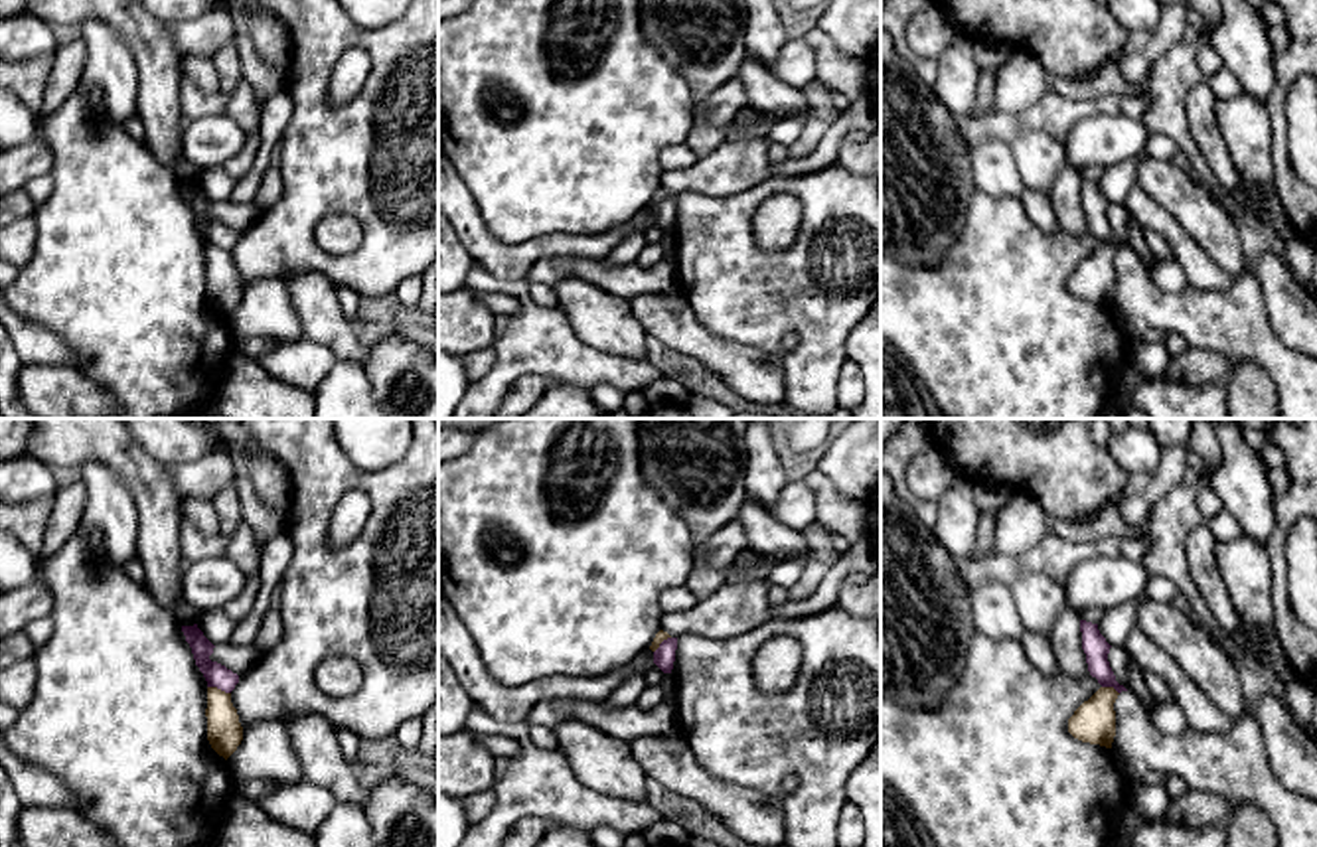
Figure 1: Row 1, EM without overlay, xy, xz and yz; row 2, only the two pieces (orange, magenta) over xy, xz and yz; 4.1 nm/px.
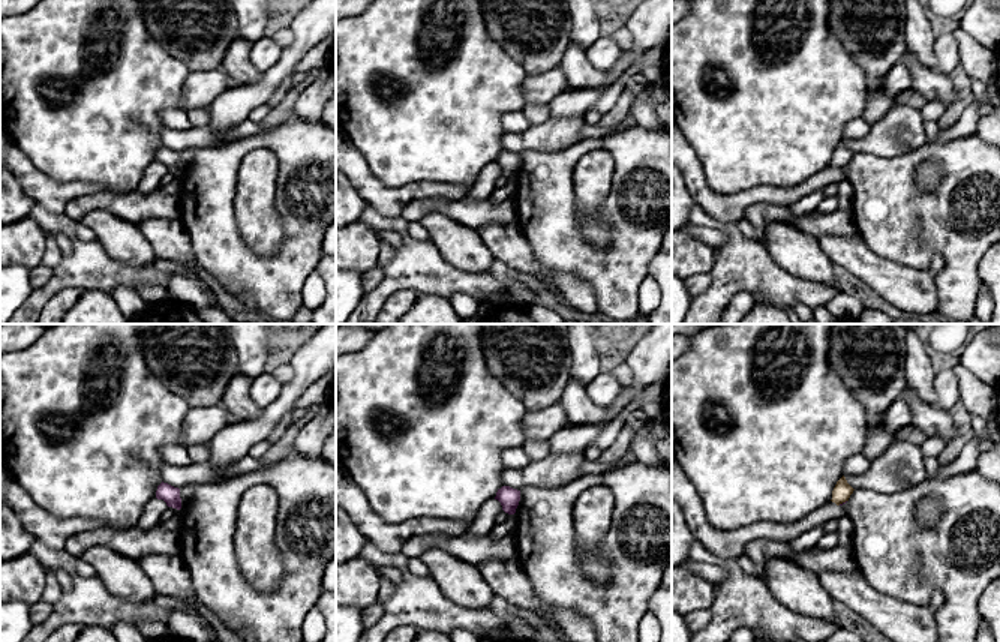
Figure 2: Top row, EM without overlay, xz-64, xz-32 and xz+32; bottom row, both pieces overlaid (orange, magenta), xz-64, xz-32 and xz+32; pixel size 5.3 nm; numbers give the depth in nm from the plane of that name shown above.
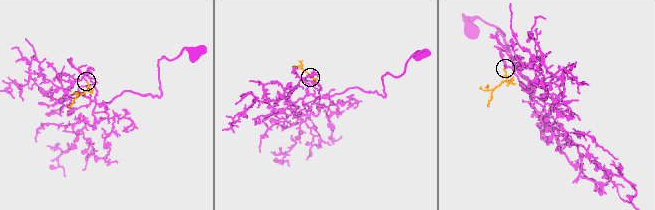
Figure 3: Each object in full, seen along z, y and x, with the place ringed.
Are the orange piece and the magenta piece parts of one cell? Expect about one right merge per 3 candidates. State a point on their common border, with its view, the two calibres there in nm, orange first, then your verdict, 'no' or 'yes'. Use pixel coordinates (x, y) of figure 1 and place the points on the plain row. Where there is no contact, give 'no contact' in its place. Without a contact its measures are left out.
contact xy (220, 247); calibres 140 and 100 nm; no

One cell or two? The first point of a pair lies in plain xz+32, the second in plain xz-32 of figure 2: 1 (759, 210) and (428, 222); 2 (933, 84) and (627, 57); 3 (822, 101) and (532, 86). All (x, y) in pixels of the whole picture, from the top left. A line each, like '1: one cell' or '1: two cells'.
1: two cells
2: two cells
3: two cells

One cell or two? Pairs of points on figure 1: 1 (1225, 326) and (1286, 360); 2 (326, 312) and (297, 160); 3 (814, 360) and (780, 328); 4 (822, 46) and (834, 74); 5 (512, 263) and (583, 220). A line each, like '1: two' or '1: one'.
1: one
2: two
3: one
4: one
5: two

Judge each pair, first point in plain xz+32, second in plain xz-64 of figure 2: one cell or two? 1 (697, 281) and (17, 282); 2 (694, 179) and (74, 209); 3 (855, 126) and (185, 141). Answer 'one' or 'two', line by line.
1: two
2: two
3: two

